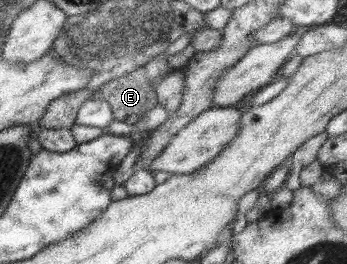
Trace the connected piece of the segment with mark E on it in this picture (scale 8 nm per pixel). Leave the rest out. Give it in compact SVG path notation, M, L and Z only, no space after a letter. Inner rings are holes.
M166 54L156 55L131 73L101 84L98 90L91 95L91 99L107 102L112 110L112 118L114 120L130 125L135 124L148 110L152 110L154 105L157 104L155 88L150 85L150 82L154 78L160 78L160 76L168 74L168 72L170 72L170 69L168 68L168 63L166 63Z

